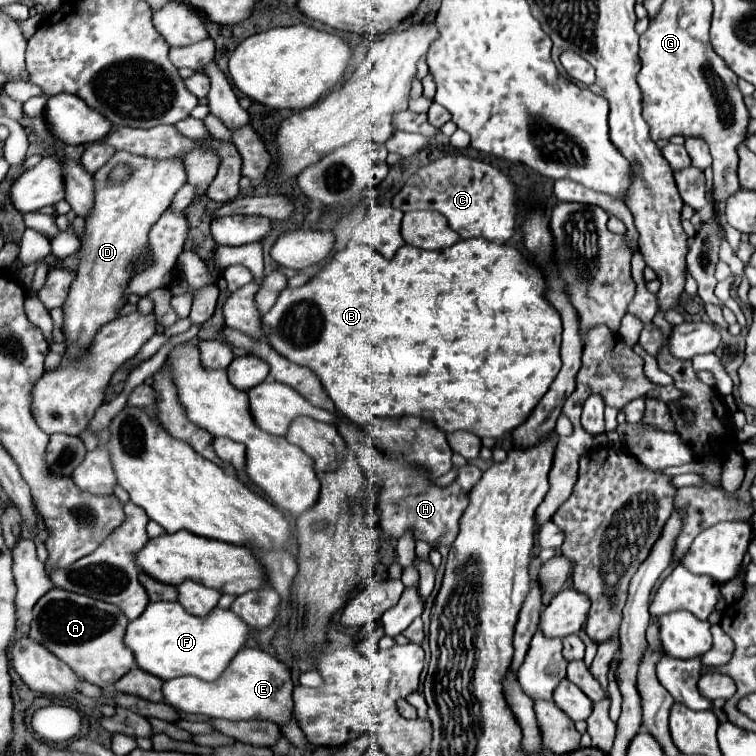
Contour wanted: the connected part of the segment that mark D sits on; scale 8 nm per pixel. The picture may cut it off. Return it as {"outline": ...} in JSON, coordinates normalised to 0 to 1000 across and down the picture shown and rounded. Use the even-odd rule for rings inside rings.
{"outline":[[[155,200],[142,218],[136,218],[126,231],[126,274],[112,290],[112,316],[107,321],[107,351],[102,356],[102,369],[91,385],[83,403],[86,425],[83,440],[89,446],[89,467],[102,470],[118,459],[123,443],[144,425],[149,425],[163,406],[163,385],[173,369],[173,345],[192,335],[194,308],[202,295],[226,271],[231,255],[247,242],[245,213],[229,210],[197,210],[181,208],[168,200]],[[157,216],[173,224],[165,239],[144,239],[144,229]]]}

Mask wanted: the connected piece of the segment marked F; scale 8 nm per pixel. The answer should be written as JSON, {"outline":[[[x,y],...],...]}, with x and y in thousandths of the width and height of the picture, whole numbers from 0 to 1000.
{"outline":[[[234,795],[197,798],[179,821],[171,821],[165,837],[165,853],[176,861],[181,882],[216,901],[242,893],[284,901],[321,856],[324,845],[327,829],[306,808],[284,803],[274,816],[255,816]]]}

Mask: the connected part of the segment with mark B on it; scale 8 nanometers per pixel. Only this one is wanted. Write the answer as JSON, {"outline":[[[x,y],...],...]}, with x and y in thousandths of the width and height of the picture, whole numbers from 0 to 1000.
{"outline":[[[615,316],[602,324],[581,332],[562,332],[546,324],[533,324],[520,343],[509,343],[488,324],[459,324],[448,332],[433,353],[427,353],[409,374],[390,382],[374,382],[366,393],[366,401],[353,417],[348,417],[348,438],[356,440],[356,454],[374,472],[393,483],[409,485],[427,507],[433,522],[462,557],[472,562],[491,560],[496,552],[533,552],[552,549],[573,554],[581,567],[589,573],[597,570],[623,570],[631,578],[660,581],[668,573],[679,570],[702,549],[708,536],[716,530],[726,509],[731,507],[737,491],[742,488],[739,456],[742,456],[742,419],[737,409],[724,398],[724,369],[721,358],[700,348],[687,329],[676,324],[652,321],[644,316]]]}

